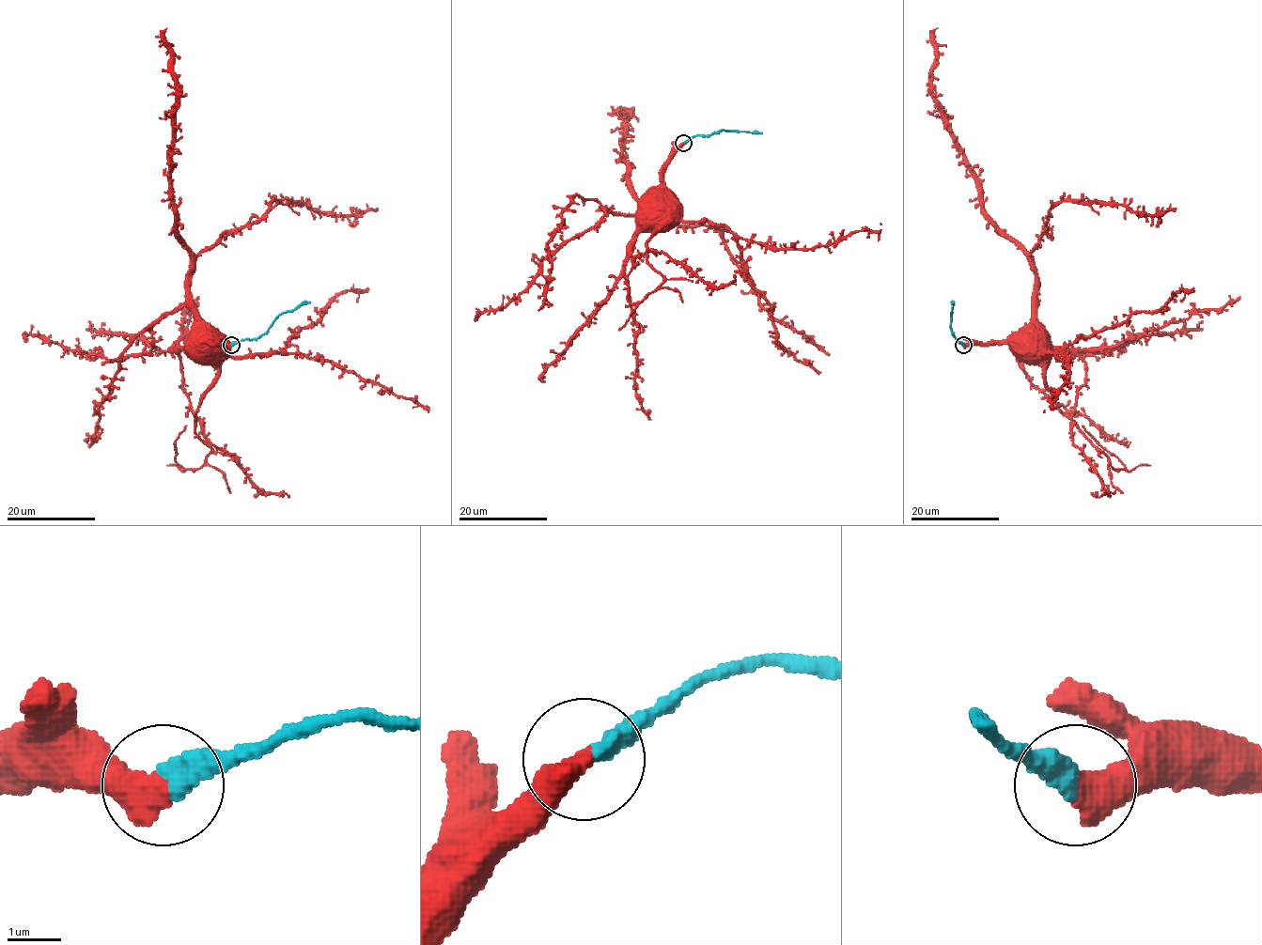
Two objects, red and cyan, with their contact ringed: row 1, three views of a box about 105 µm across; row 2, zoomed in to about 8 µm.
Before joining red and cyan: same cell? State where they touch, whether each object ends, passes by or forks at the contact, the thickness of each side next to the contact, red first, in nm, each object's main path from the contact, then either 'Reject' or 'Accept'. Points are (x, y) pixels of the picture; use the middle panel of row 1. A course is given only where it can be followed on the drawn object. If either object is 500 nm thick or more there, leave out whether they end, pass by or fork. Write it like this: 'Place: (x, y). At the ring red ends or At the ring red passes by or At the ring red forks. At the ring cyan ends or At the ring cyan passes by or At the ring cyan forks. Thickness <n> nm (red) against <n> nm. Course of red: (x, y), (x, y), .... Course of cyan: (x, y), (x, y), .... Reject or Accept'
Place: (683, 143). Thickness 550 nm (red) against 440 nm. Course of red: (683, 144), (663, 173), (662, 202), (641, 215), (661, 211), (678, 225), (717, 227), (758, 303), (830, 354). Course of cyan: (683, 144), (695, 135), (708, 135), (719, 131), (762, 133). Reject

